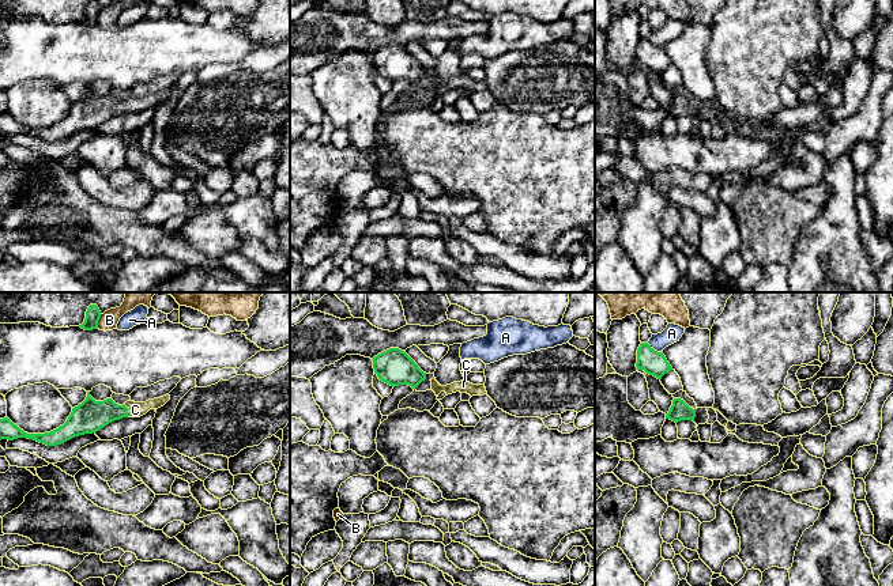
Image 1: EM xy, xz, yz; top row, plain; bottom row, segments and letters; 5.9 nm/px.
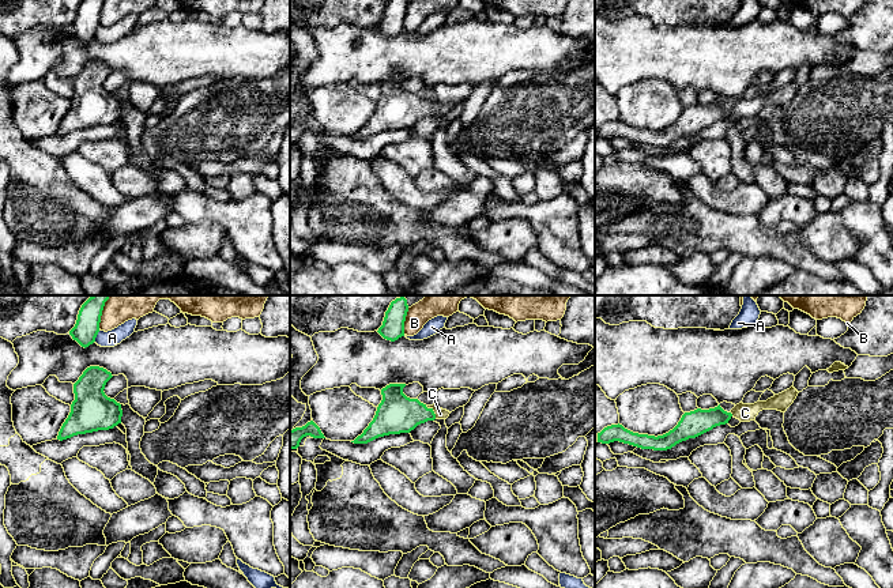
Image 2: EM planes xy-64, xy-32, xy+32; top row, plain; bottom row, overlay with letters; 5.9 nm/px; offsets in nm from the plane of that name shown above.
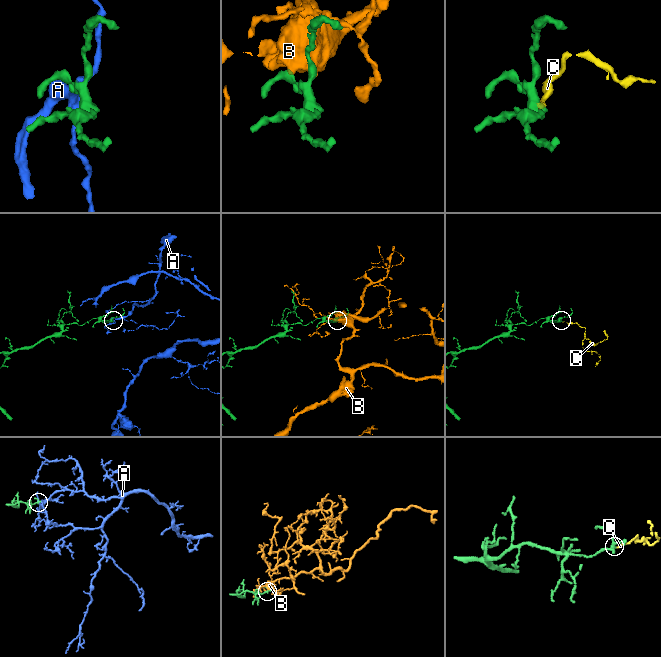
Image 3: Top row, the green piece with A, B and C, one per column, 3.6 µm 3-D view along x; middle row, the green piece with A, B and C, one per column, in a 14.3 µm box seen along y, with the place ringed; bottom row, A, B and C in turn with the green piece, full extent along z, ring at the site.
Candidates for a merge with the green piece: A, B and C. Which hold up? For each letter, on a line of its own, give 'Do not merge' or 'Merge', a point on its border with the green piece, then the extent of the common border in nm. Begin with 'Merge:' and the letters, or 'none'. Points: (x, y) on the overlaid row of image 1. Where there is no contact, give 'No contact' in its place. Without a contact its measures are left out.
Merge: C
A: Do not merge. Touches green at yz (652, 348). Shared border 110 nm
B: Do not merge. Touches green at xy (98, 320). Shared border 80 nm
C: Merge. Touches green at xy (127, 411). Shared border 90 nm

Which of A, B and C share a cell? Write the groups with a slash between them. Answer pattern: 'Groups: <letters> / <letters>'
Groups: A / B / C

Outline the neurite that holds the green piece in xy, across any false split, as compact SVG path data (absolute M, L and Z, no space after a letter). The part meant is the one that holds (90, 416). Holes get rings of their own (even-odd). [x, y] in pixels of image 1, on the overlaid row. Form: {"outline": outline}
{"outline": "M87 392L86 400L78 407L72 408L67 421L50 432L27 434L14 424L8 417L0 419L0 441L27 438L46 446L57 446L75 436L97 432L114 420L120 420L123 417L140 417L150 409L158 409L163 407L169 400L170 396L166 394L146 402L135 402L129 400L125 404L118 405L112 398L95 401L90 396L90 392Z"}

